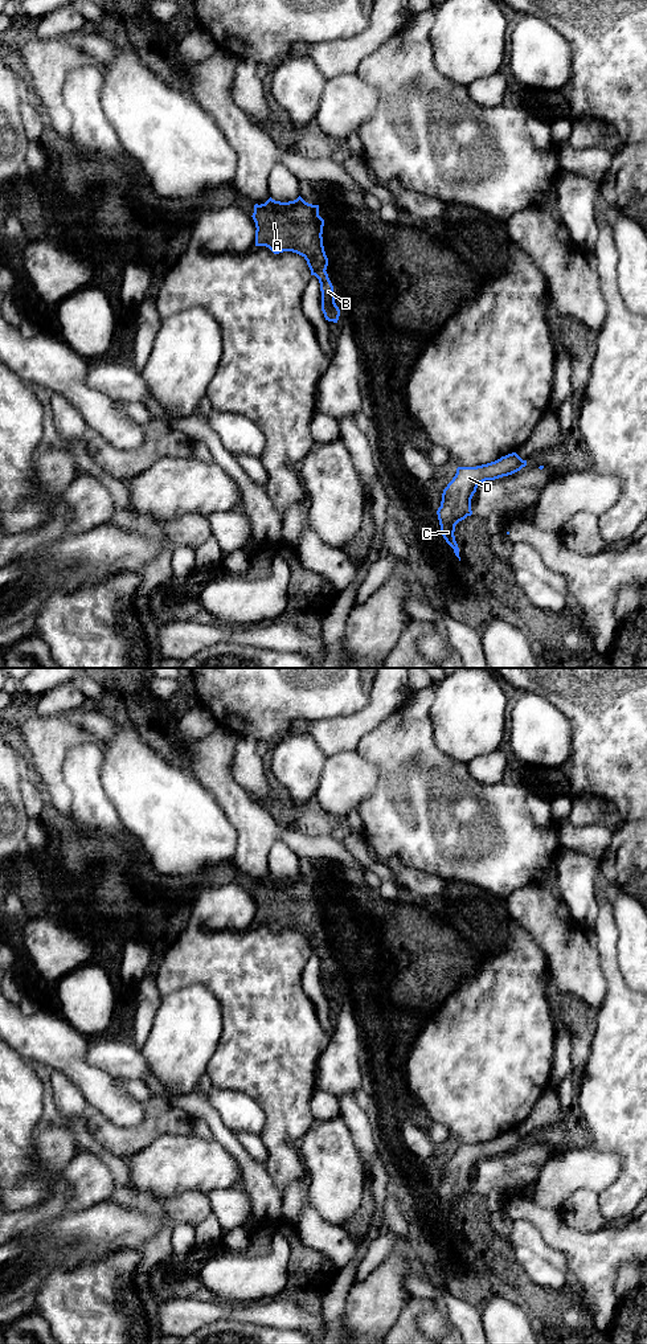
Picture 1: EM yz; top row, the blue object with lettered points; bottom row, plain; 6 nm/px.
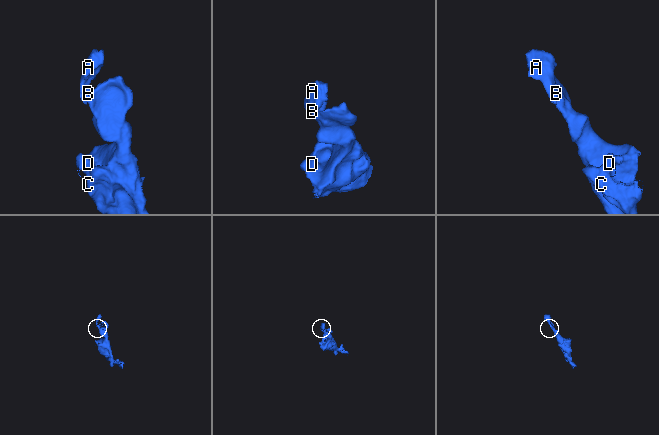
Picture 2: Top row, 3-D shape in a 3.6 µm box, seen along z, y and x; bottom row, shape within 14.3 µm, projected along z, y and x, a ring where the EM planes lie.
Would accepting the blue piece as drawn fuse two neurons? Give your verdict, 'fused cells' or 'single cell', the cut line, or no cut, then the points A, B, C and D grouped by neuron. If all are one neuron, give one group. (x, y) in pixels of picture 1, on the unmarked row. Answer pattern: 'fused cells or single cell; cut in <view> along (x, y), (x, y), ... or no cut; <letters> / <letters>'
fused cells; cut in yz along (334, 979), (323, 990); A B / C D

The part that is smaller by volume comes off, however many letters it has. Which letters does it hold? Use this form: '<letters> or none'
A, B

